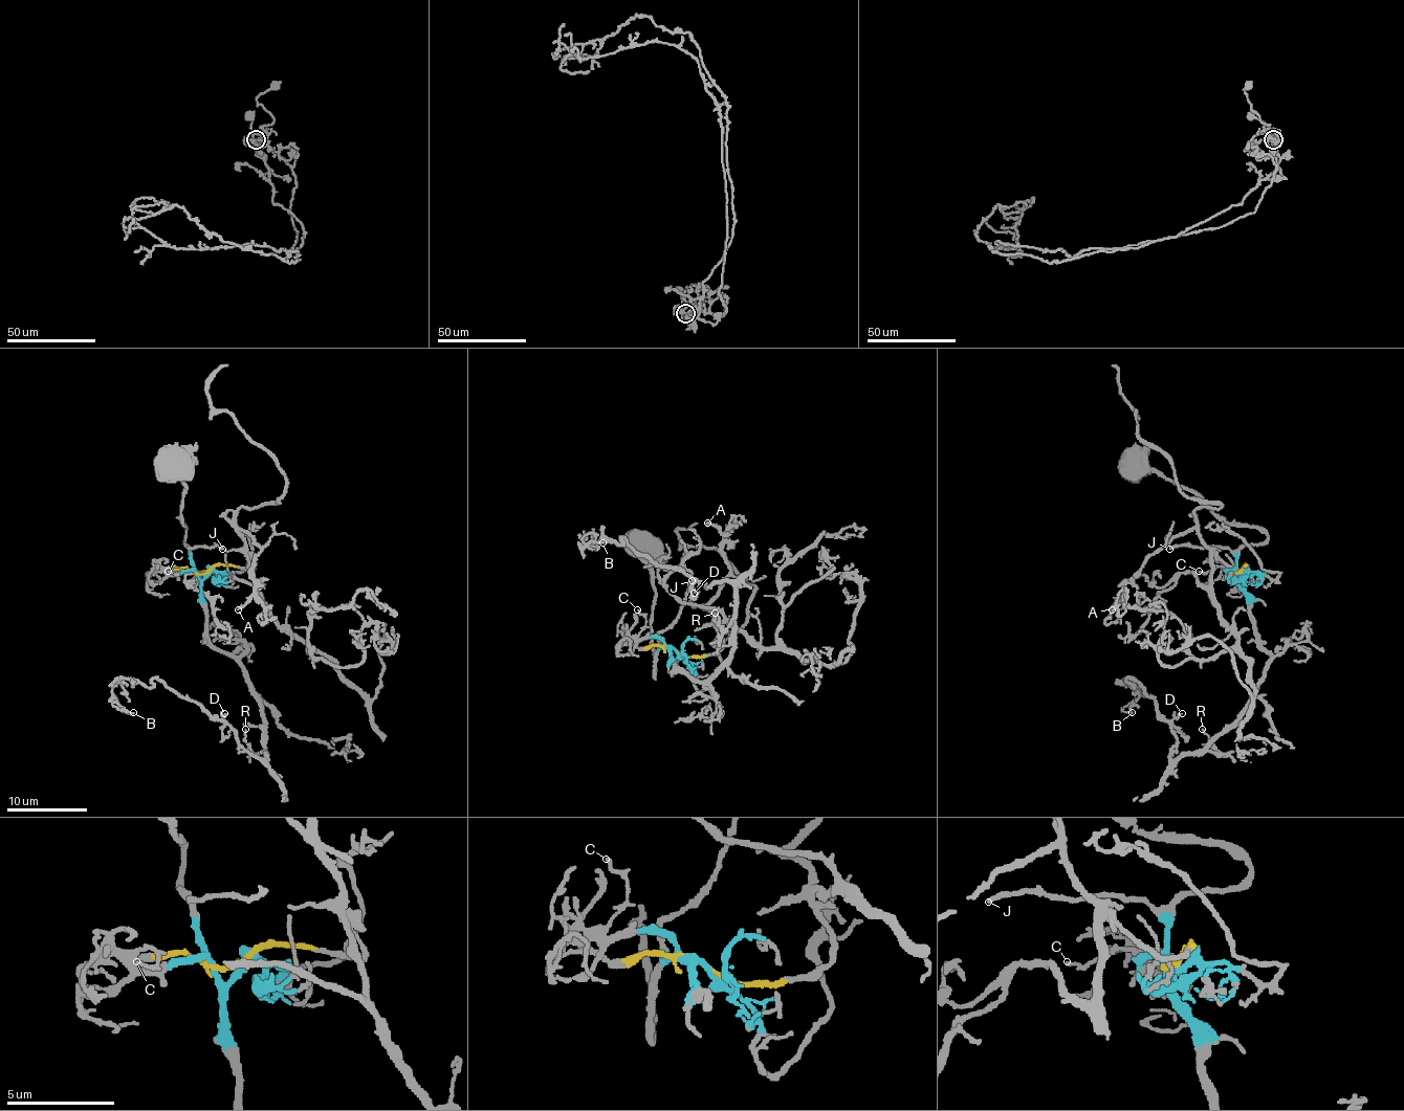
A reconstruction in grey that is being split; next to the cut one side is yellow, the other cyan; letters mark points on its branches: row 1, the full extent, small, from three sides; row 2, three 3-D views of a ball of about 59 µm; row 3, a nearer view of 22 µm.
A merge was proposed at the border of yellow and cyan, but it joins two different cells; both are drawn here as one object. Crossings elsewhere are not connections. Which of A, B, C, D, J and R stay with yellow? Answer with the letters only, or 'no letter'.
A

